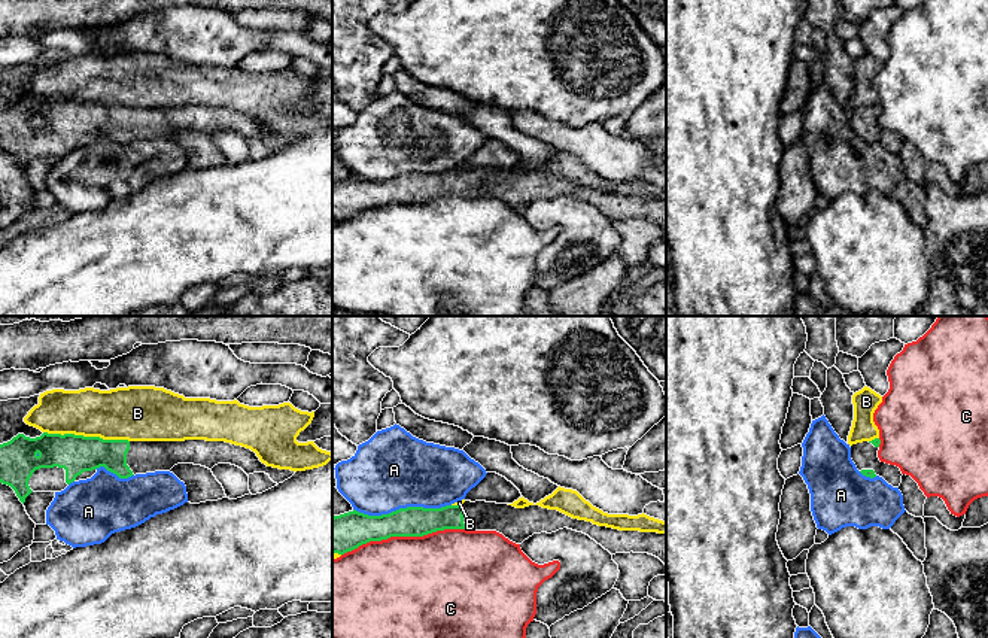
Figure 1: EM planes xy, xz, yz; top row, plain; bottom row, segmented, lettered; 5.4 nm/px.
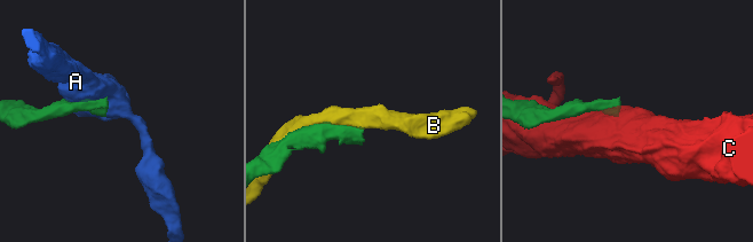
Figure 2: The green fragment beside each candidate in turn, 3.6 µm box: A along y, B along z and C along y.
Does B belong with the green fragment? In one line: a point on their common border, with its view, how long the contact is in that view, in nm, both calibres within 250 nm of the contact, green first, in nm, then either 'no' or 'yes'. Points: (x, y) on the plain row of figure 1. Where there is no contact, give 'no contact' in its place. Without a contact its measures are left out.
xy (87, 103) | 460 nm | 200/280 nm | no

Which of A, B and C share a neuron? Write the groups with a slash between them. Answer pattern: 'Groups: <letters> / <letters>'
Groups: A / B / C

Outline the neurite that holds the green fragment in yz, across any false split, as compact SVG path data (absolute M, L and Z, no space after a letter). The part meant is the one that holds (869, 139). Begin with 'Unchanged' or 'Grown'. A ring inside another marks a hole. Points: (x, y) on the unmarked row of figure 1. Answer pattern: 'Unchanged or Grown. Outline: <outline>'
Grown. Outline: M875 104L872 107L863 107L849 112L851 125L857 136L866 143L882 143L893 154L899 154L902 149L902 137L896 131L881 128L878 124L881 106Z

